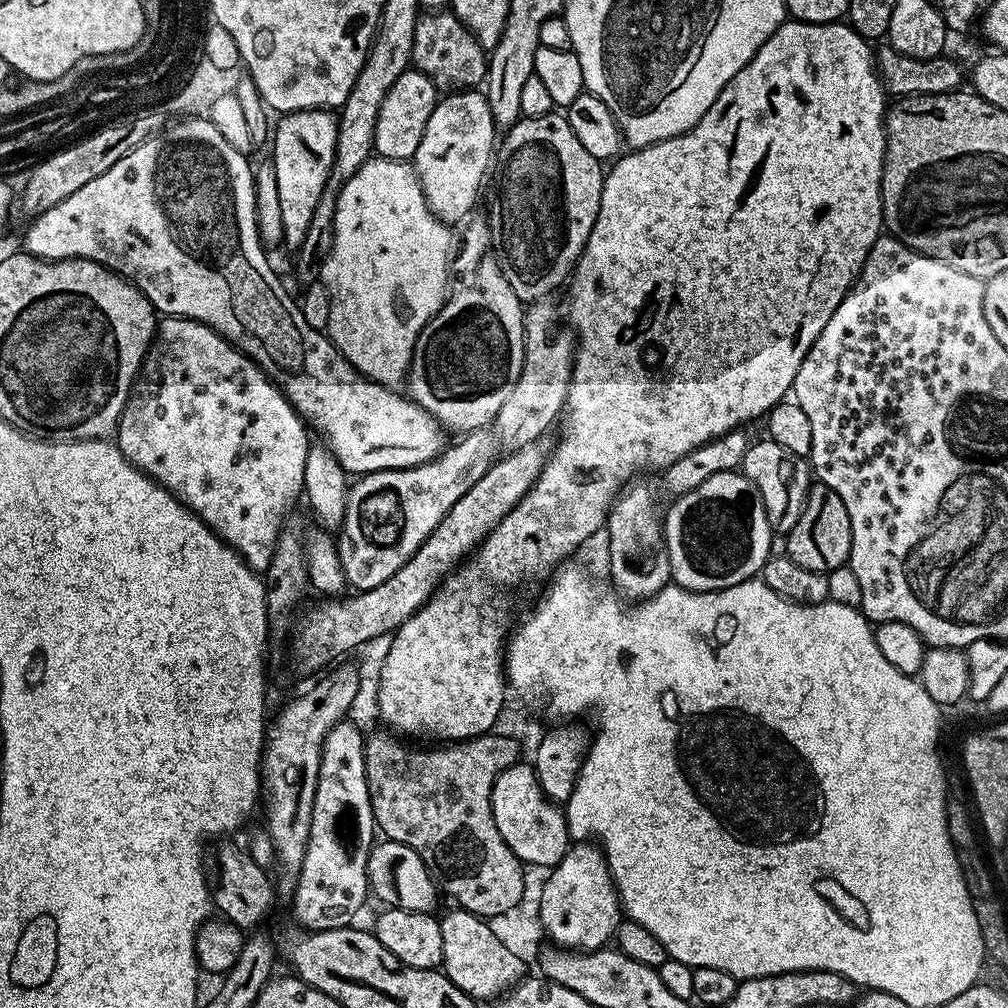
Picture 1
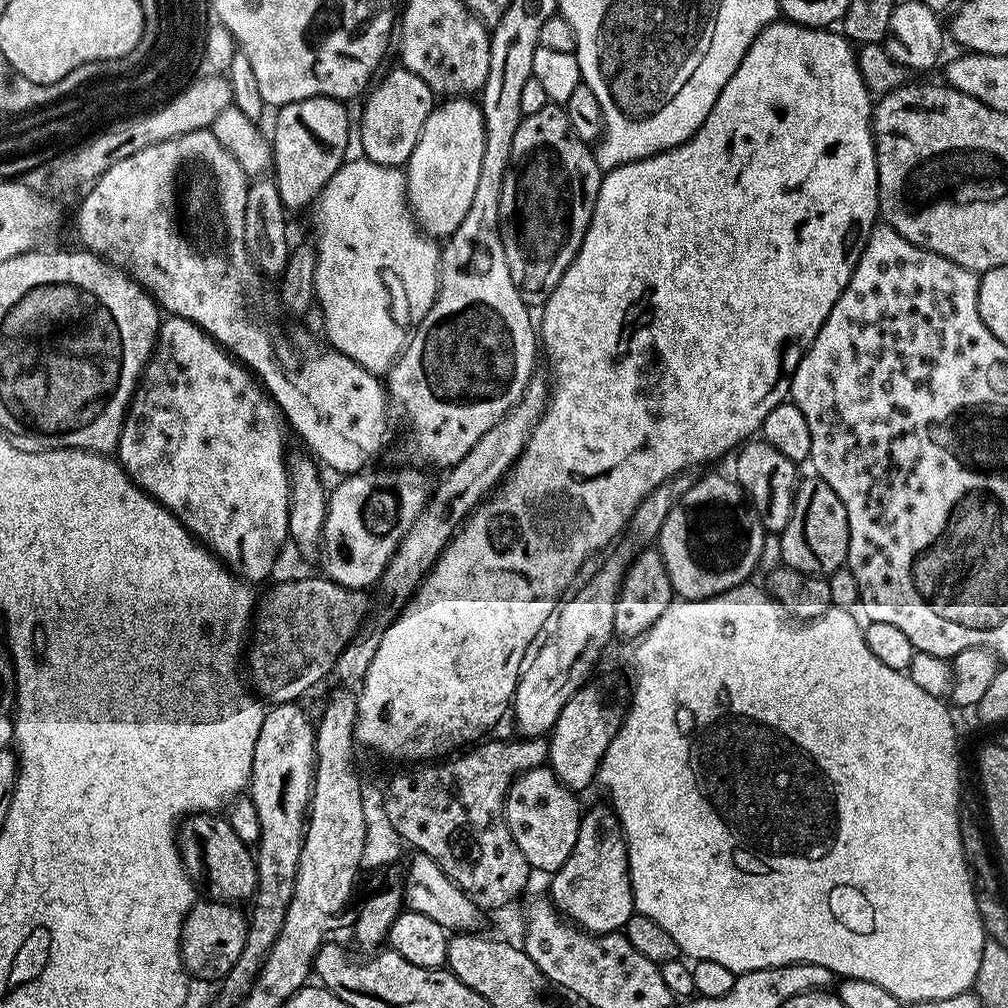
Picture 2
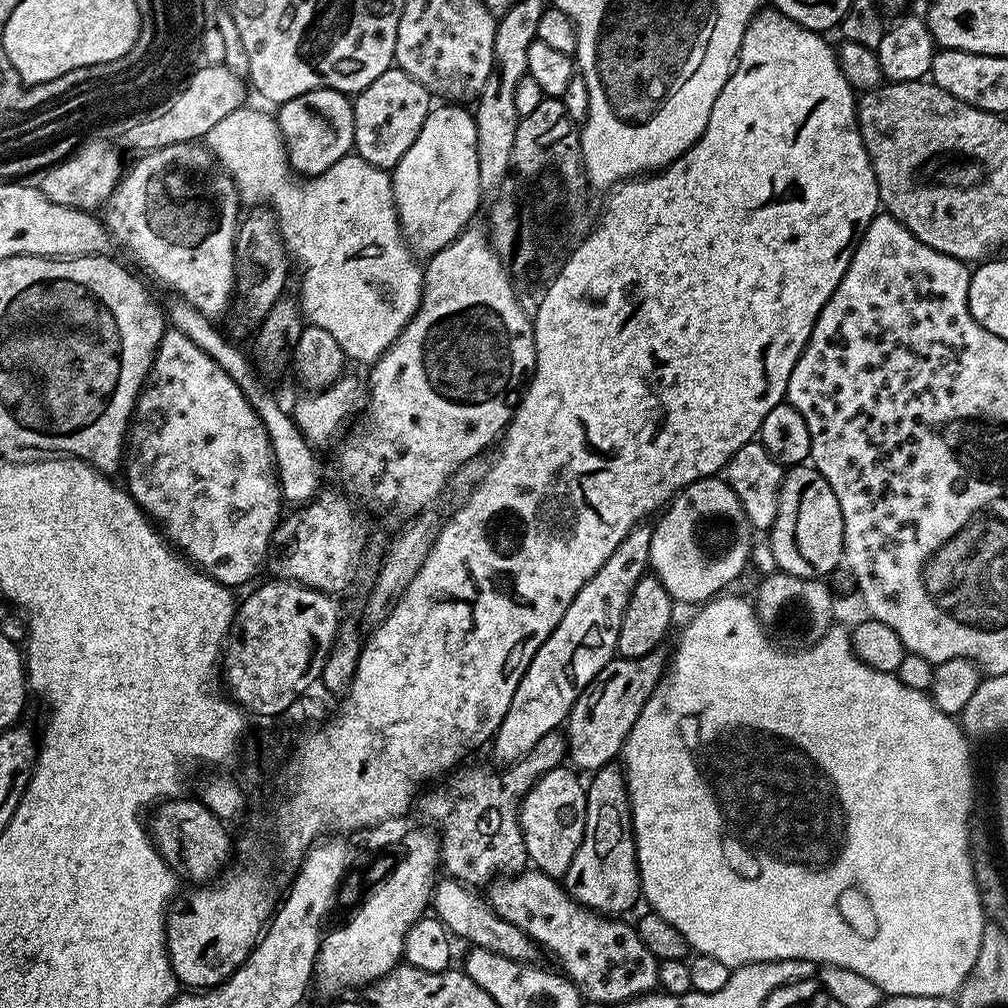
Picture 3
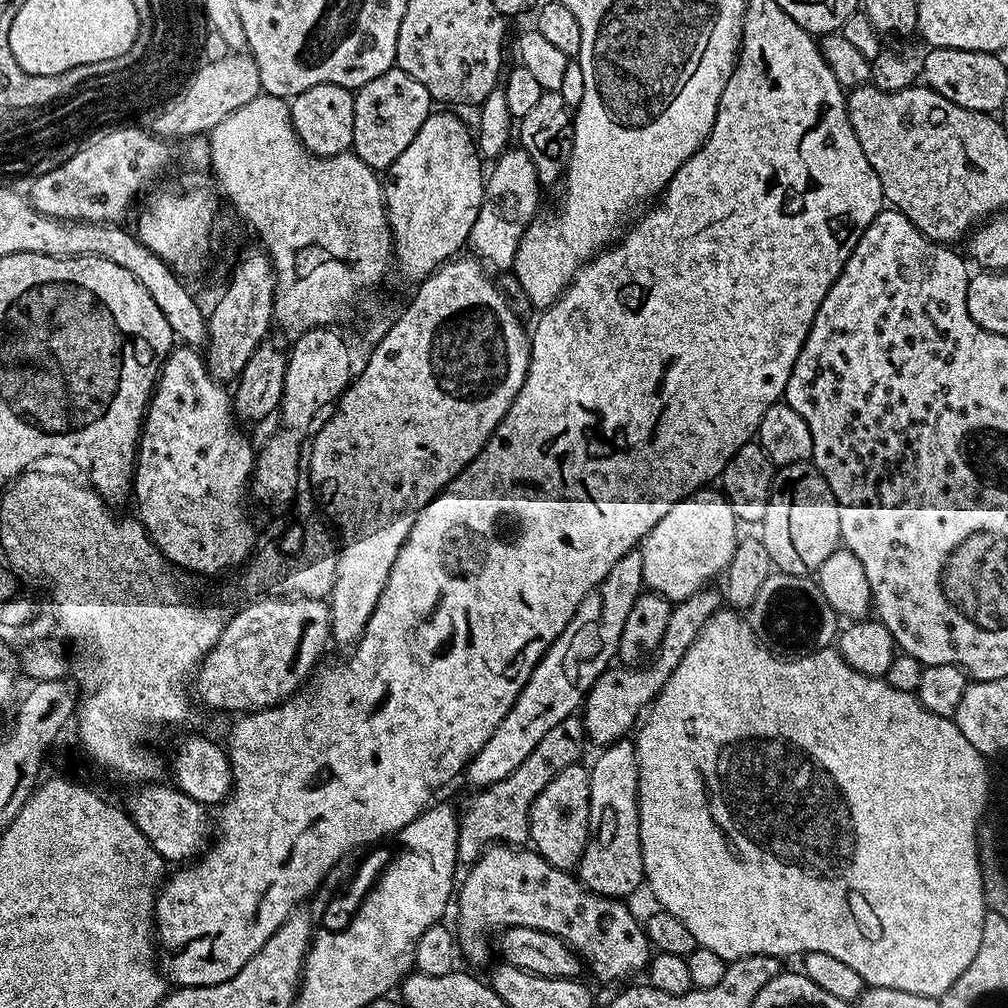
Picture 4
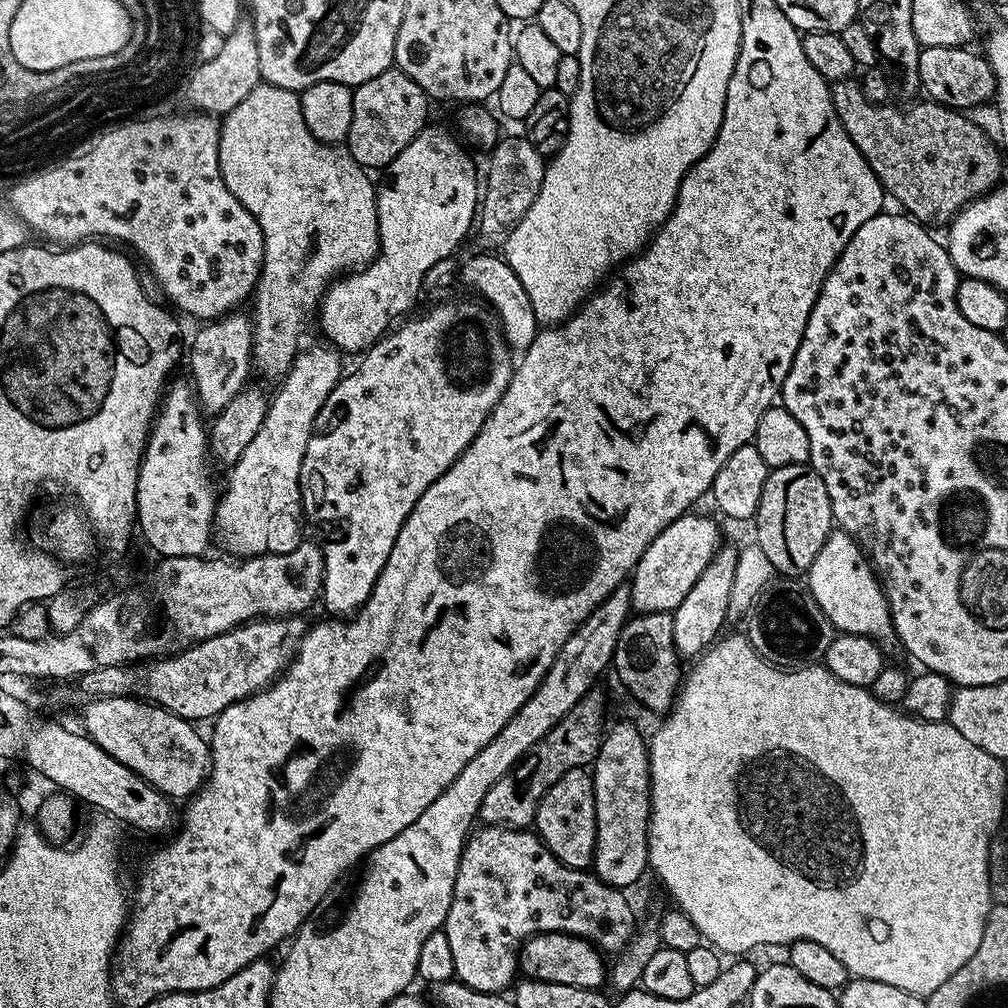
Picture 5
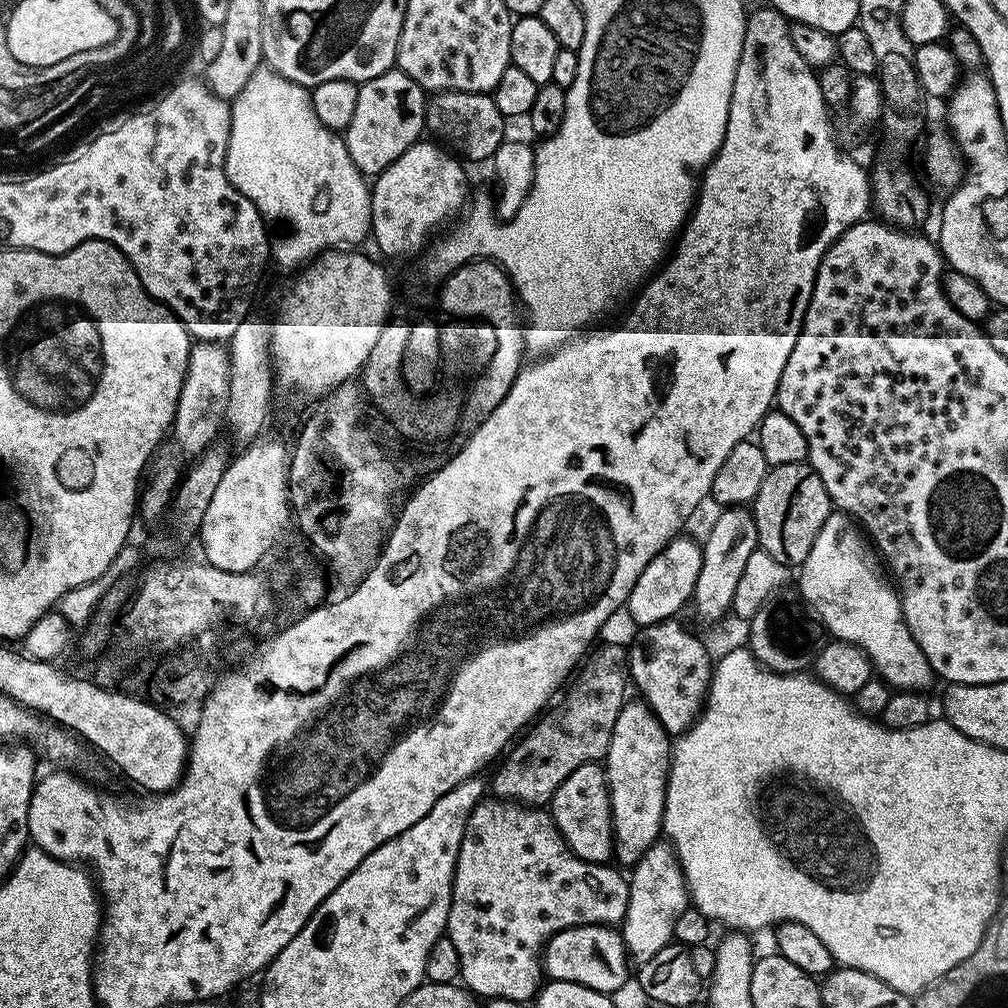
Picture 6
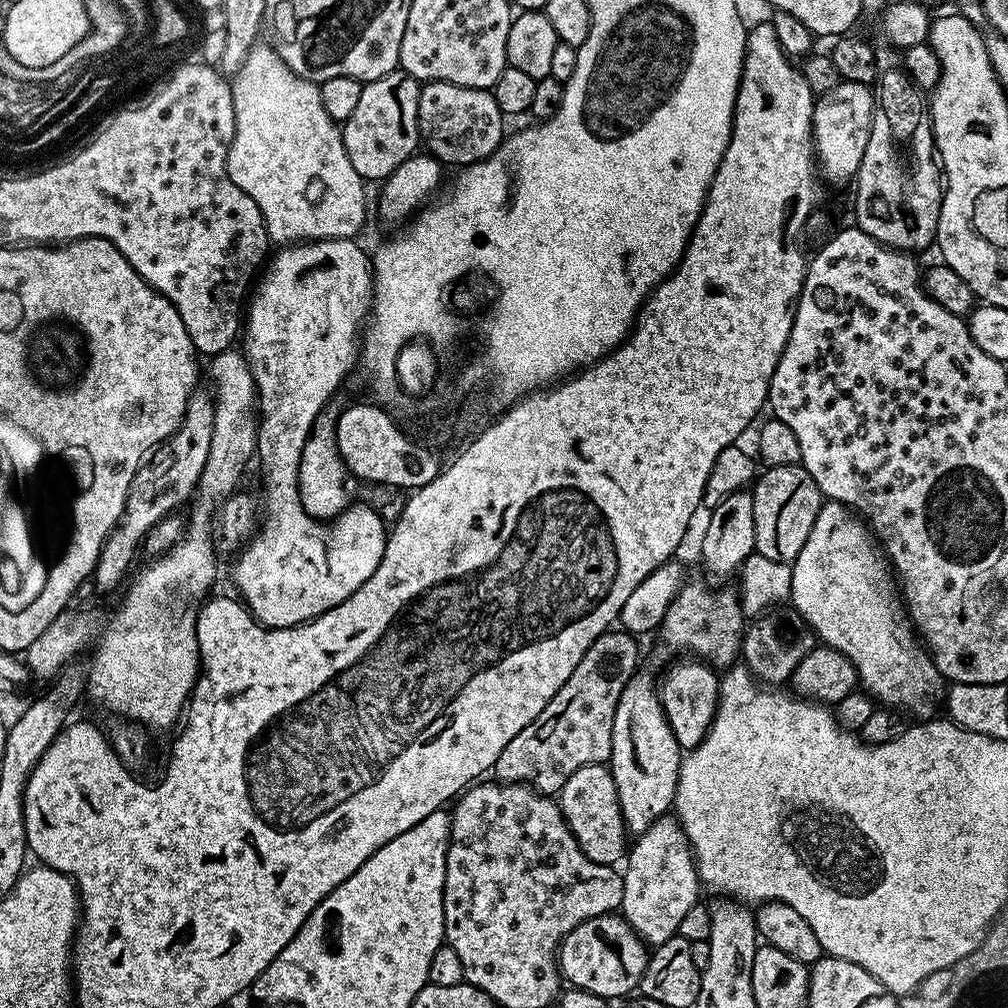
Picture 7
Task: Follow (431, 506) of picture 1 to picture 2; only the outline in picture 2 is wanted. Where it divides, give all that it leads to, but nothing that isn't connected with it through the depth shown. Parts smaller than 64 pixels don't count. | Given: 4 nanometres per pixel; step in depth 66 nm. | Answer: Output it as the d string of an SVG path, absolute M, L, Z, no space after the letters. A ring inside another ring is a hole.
M372 472L348 474L336 489L327 493L327 520L324 523L322 547L319 549L323 575L343 588L368 590L379 581L402 538L414 526L430 499L430 484L420 472Z

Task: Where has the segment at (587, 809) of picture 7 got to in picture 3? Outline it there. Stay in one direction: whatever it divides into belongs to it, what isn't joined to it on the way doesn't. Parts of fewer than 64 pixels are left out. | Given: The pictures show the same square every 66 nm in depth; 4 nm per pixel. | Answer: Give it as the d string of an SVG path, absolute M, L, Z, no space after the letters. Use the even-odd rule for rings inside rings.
M561 766L542 774L536 785L524 795L520 804L520 829L531 867L548 876L563 878L578 854L578 846L584 841L586 830L585 781L571 767Z

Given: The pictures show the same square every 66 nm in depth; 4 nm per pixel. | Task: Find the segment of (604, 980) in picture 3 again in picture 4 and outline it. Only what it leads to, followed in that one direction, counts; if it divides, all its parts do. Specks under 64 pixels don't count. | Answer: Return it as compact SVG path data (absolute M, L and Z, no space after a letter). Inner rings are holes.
M489 846L484 849L484 852L480 856L479 860L475 864L471 865L467 869L468 877L464 880L464 885L459 885L458 895L454 900L454 912L456 908L456 920L460 923L460 932L458 928L458 948L464 956L472 964L484 964L488 960L488 948L490 952L490 940L487 940L484 935L488 932L488 924L493 924L496 930L503 930L505 928L514 928L516 926L526 926L527 928L533 928L534 930L542 930L543 932L549 932L554 934L558 938L562 938L564 943L569 945L573 952L580 957L581 961L592 971L592 976L596 979L596 982L600 984L614 984L623 981L623 976L632 976L635 972L643 973L647 969L648 961L650 959L650 945L648 942L648 934L643 923L640 924L636 921L636 916L627 908L625 901L620 898L613 898L610 896L600 896L597 892L592 892L589 888L585 888L580 883L579 879L571 871L558 868L553 864L546 862L544 858L538 855L534 850L527 850L520 846Z

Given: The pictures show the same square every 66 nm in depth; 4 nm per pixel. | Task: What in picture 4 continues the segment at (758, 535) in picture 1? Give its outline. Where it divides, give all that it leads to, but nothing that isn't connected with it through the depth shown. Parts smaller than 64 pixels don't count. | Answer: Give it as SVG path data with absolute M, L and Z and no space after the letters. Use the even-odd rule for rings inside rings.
M700 490L695 494L686 496L684 499L673 504L670 510L650 530L650 534L645 536L639 545L638 551L642 554L642 574L644 575L644 588L649 593L662 596L669 602L679 602L690 598L701 588L711 585L712 579L716 575L723 573L727 569L738 541L738 521L734 510L728 500L719 491Z

